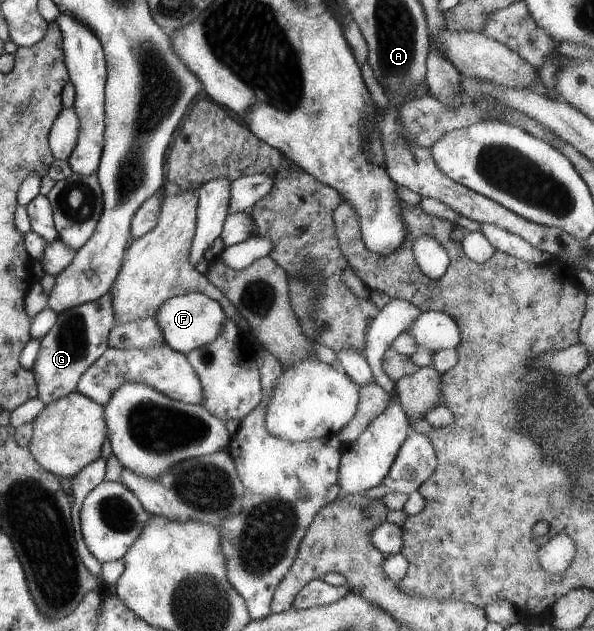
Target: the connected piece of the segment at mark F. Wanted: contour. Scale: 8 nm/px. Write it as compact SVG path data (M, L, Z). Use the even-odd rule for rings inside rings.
M194 292L174 296L162 302L155 314L154 318L162 331L164 344L183 355L198 346L206 346L214 342L214 338L218 338L218 332L222 330L222 324L226 320L225 312L218 302L214 302L204 294L194 294Z

